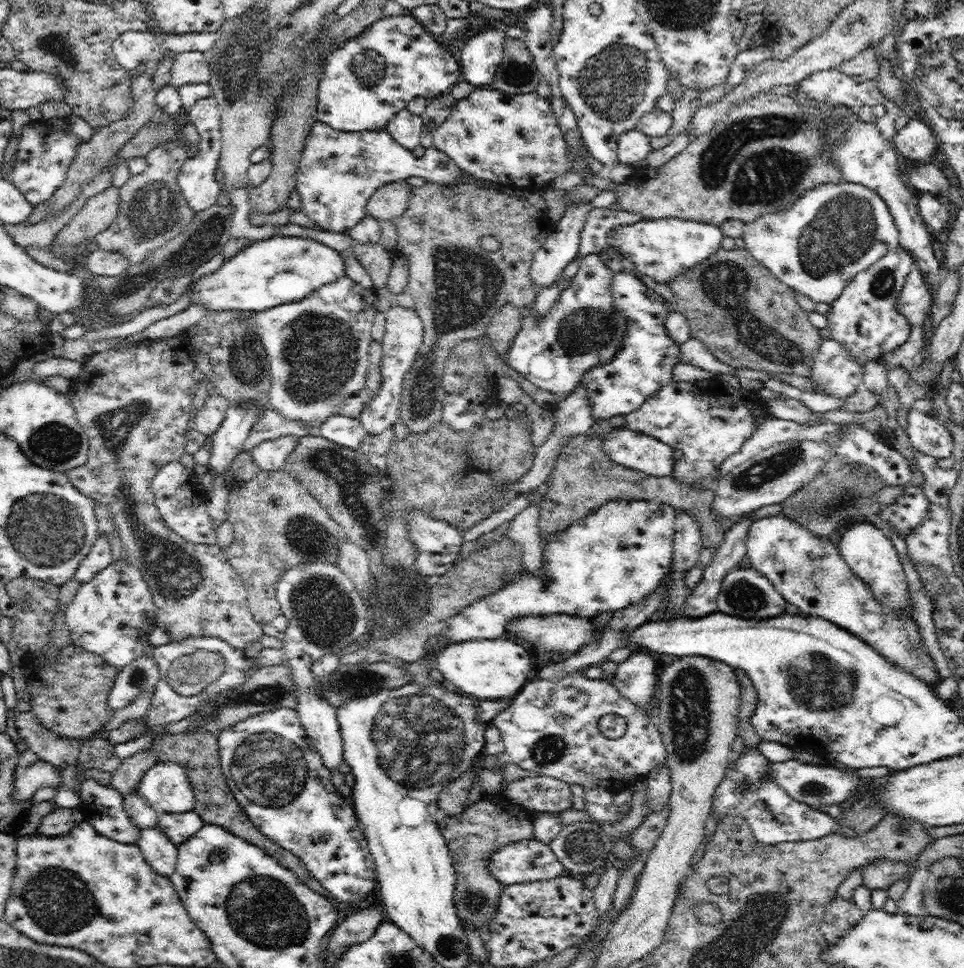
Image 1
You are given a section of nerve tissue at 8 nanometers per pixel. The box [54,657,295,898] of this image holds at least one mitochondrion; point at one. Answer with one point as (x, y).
(137, 677)

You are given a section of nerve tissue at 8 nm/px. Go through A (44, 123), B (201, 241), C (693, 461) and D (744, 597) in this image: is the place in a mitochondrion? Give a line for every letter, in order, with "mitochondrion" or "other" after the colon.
A: other
B: mitochondrion
C: other
D: mitochondrion

